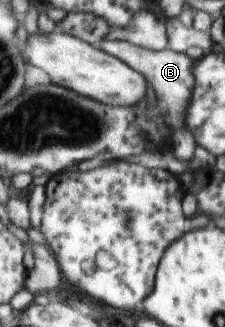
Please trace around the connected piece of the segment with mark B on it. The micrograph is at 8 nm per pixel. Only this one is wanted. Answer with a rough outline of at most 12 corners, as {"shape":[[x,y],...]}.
{"shape":[[119,40],[98,46],[154,88],[163,126],[182,125],[193,60]]}

